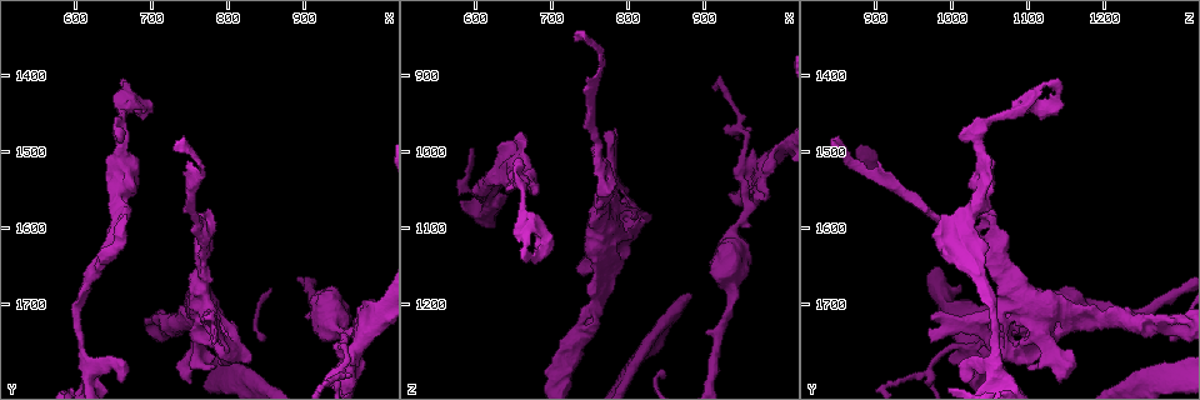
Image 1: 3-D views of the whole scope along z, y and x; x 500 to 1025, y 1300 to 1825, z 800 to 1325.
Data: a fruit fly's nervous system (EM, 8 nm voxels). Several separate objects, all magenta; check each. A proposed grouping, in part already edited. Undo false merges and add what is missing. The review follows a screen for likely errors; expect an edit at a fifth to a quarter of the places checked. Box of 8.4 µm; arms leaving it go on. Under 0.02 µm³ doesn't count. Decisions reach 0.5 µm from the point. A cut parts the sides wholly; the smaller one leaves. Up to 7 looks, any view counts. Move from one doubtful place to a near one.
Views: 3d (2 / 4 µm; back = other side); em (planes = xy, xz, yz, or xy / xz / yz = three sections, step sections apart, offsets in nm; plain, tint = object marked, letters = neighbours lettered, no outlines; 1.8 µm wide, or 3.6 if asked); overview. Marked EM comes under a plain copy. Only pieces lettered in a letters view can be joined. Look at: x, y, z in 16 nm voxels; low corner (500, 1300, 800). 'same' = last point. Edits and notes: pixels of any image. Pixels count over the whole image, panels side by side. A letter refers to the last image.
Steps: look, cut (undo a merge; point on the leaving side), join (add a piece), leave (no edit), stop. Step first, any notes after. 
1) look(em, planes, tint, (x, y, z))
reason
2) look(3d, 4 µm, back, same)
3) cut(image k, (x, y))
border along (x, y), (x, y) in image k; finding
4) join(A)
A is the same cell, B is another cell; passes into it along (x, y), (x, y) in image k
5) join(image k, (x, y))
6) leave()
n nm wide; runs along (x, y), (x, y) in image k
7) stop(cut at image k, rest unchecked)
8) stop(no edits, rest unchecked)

look(3d, 2 µm, (650, 1525, 1045))
closes a loop

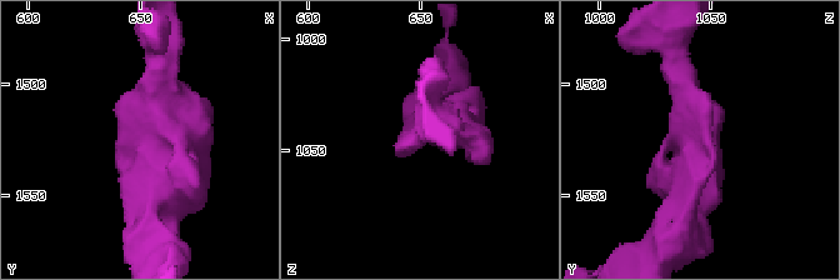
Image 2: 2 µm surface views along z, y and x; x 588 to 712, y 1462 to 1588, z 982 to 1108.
look(em, xz, step 8, tint, (650, 1521, 1042))

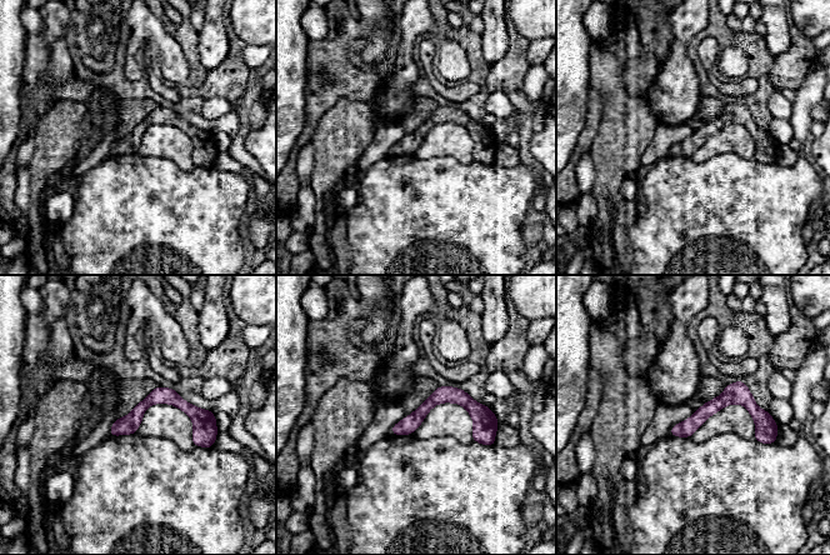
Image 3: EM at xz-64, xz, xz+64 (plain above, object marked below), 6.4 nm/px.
look(em, planes, letters, same)

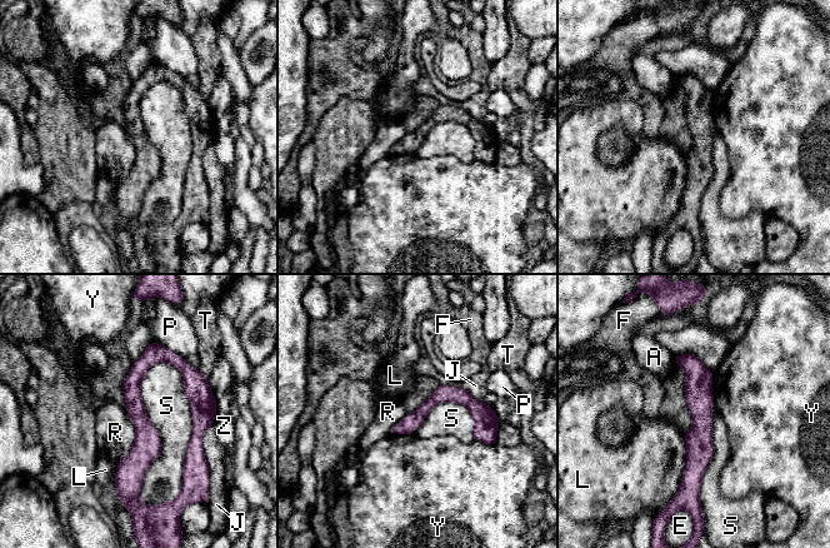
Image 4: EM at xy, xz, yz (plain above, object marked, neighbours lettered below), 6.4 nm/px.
leave()
110 nm wide; A, E, F, J, L, P, R, S, T, Y and Z are other cells; border along (125, 409), (135, 439), (118, 464) in image 4; one neuron here

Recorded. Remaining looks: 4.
look(3d, 4 µm, (730, 1490, 840))
long arm stops here

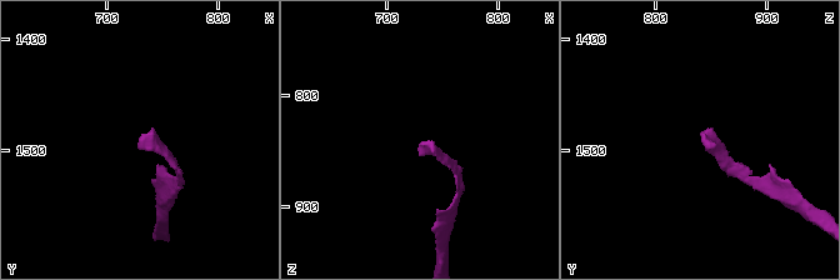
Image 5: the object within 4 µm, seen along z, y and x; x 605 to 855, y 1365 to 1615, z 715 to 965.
look(em, yz, step 4, letters, (732, 1486, 840))

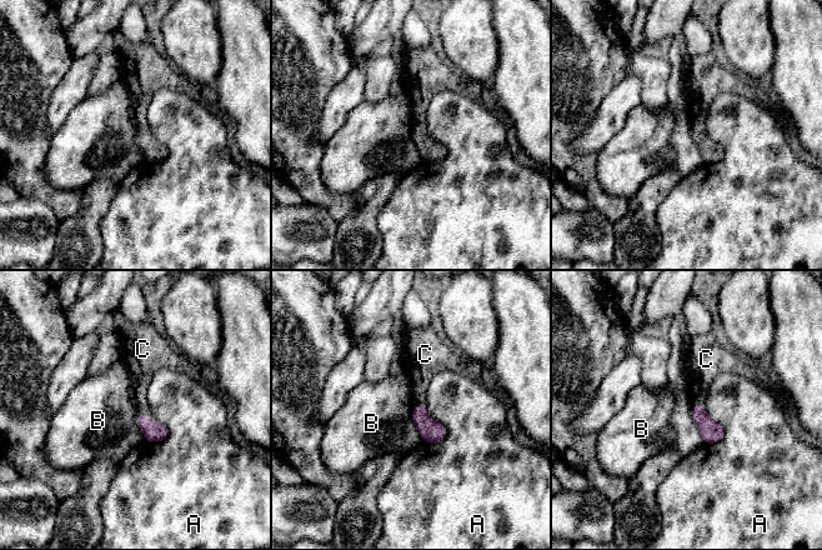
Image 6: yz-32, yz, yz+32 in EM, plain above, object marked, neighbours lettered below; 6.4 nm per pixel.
look(em, planes, letters, same)

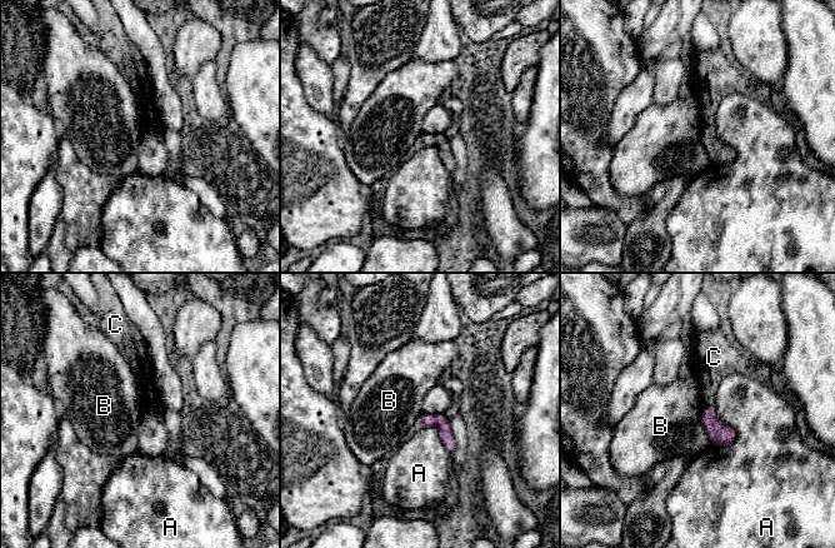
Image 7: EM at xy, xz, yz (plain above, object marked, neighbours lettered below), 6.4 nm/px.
join(C)
C is the same cell, A and B are other cells; passes into it along (719, 433), (709, 408), (710, 369) in image 7; the neuron continues

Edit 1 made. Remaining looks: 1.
look(em, planes, letters, (610, 1775, 1060))
thick turns thin

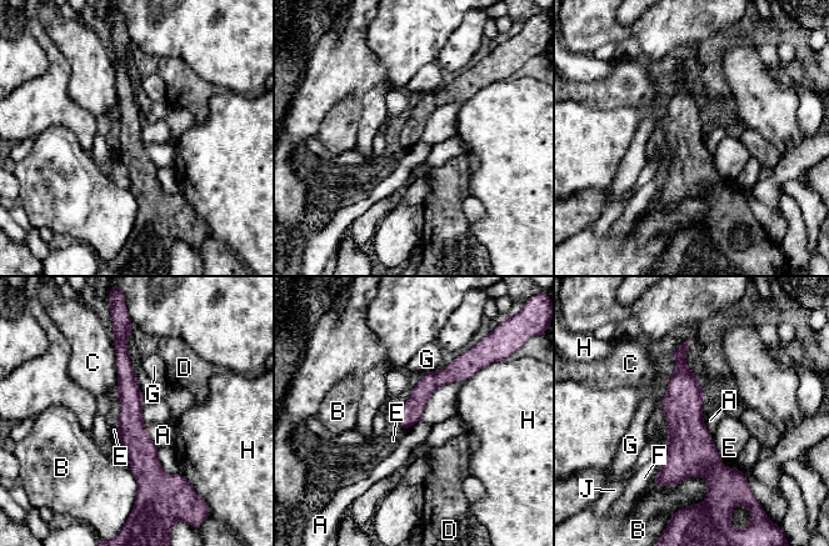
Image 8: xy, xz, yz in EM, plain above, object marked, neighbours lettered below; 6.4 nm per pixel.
leave()
140 nm wide; A, B, C, D, E, F, G, H and J are other cells; runs along (120, 342), (140, 491) in image 8; one neuron here

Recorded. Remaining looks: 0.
stop(join at image 7, rest unchecked)

